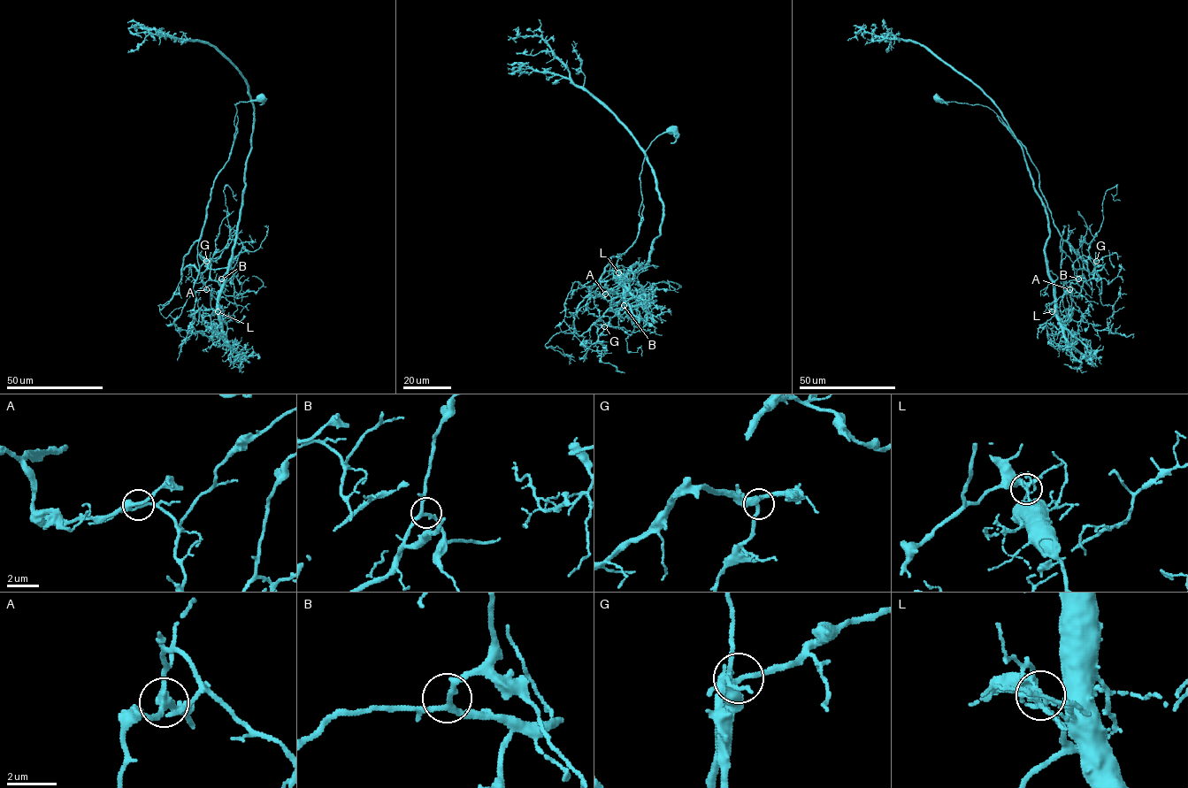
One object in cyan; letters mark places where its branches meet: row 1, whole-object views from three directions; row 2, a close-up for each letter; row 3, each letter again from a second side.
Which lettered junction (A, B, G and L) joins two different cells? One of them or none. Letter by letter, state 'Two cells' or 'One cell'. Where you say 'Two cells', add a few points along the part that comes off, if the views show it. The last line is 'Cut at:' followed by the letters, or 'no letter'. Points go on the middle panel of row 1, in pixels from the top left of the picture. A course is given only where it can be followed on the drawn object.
A: One cell
B: One cell
G: One cell
L: Two cells. Course of the part to remove: (618, 272), (590, 296), (587, 287), (609, 259), (636, 240), (646, 150), (665, 132), (673, 133), (670, 143)
Cut at: L

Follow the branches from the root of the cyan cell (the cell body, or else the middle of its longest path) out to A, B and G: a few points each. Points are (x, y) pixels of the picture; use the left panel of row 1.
A: (261, 99), (234, 104), (233, 144), (214, 181), (197, 247), (199, 272), (192, 291), (206, 289)
B: (261, 99), (234, 104), (231, 154), (184, 257), (181, 273), (209, 261), (210, 279), (221, 279)
G: (261, 99), (234, 104), (231, 154), (214, 181), (202, 234), (184, 257), (181, 273), (206, 261)

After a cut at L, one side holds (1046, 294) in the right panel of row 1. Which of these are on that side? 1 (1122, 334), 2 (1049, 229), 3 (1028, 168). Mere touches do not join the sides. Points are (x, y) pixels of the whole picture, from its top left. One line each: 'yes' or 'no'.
1: yes
2: no
3: no

